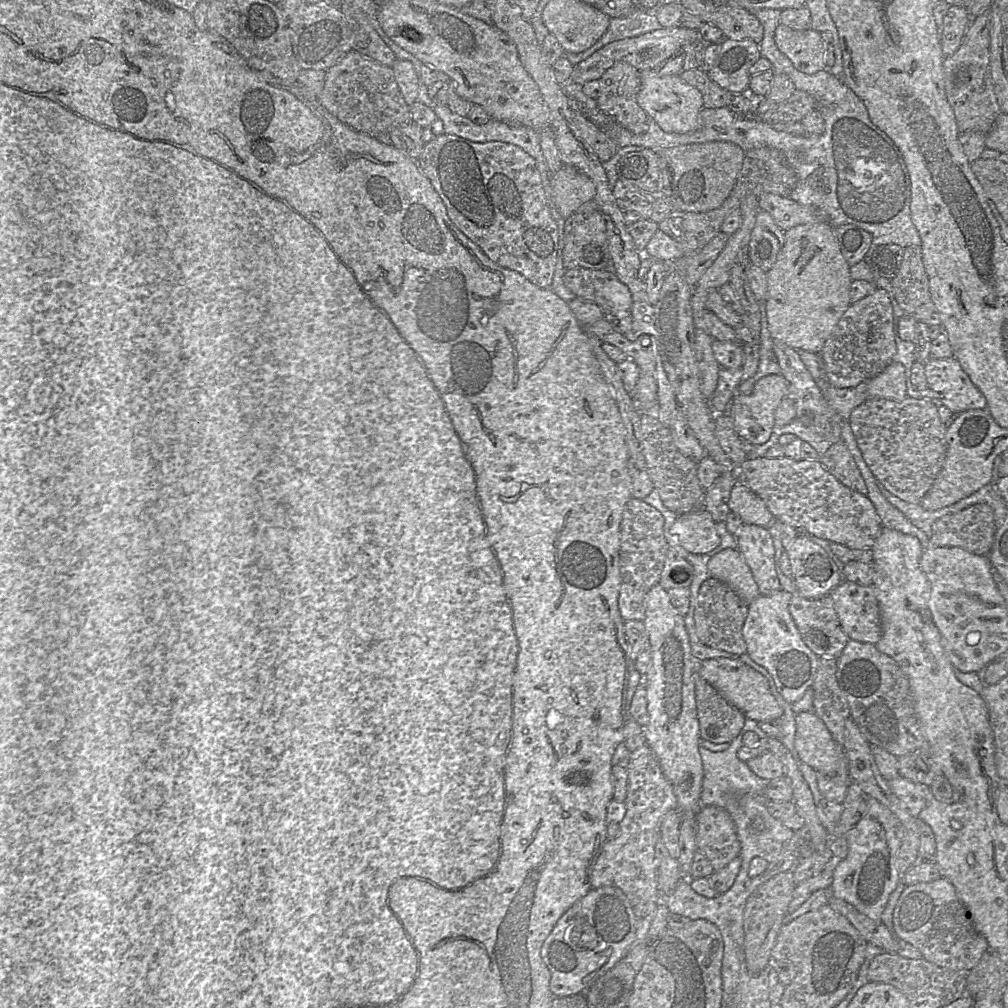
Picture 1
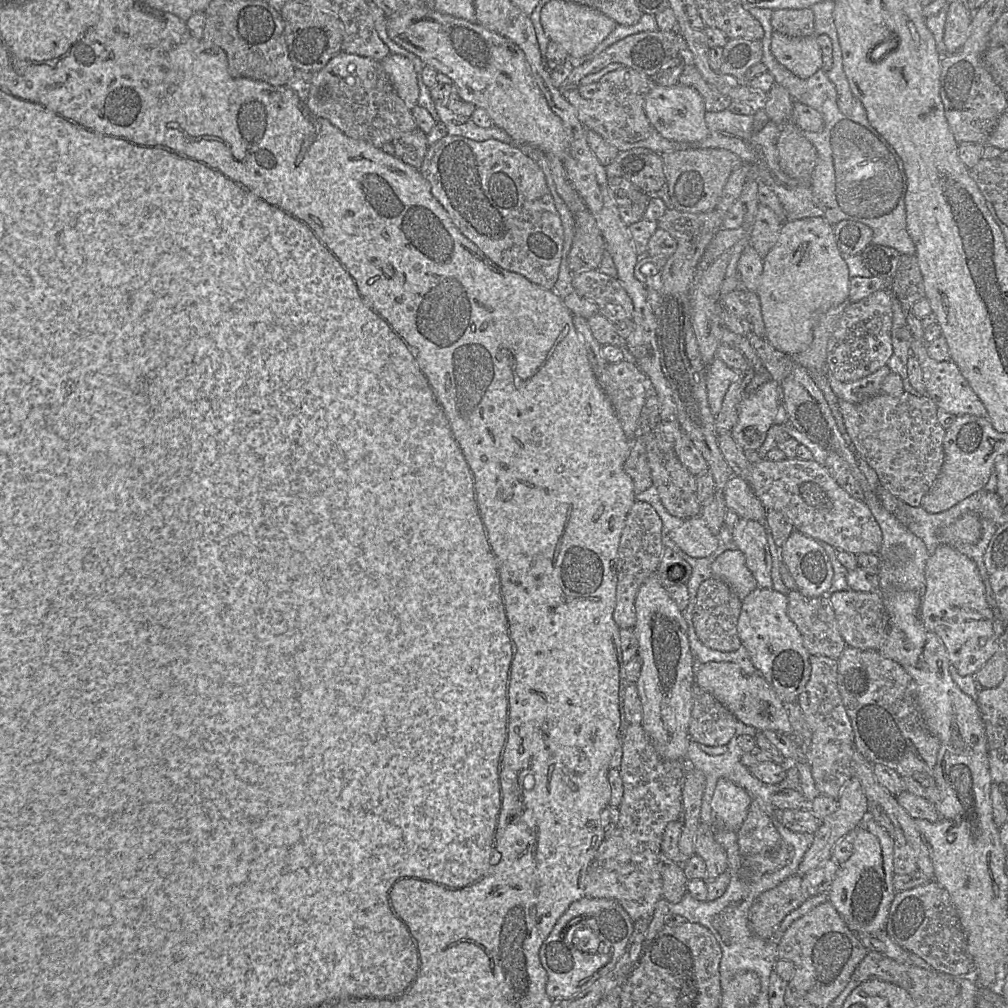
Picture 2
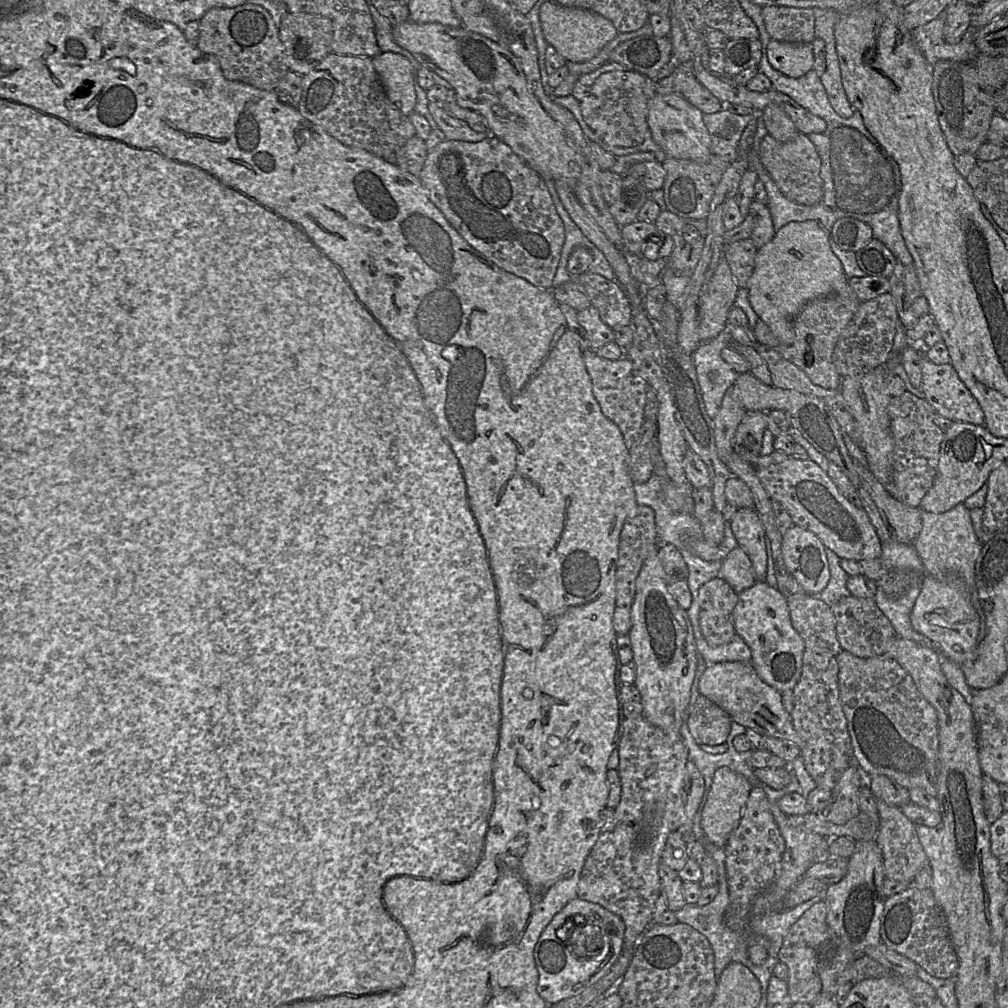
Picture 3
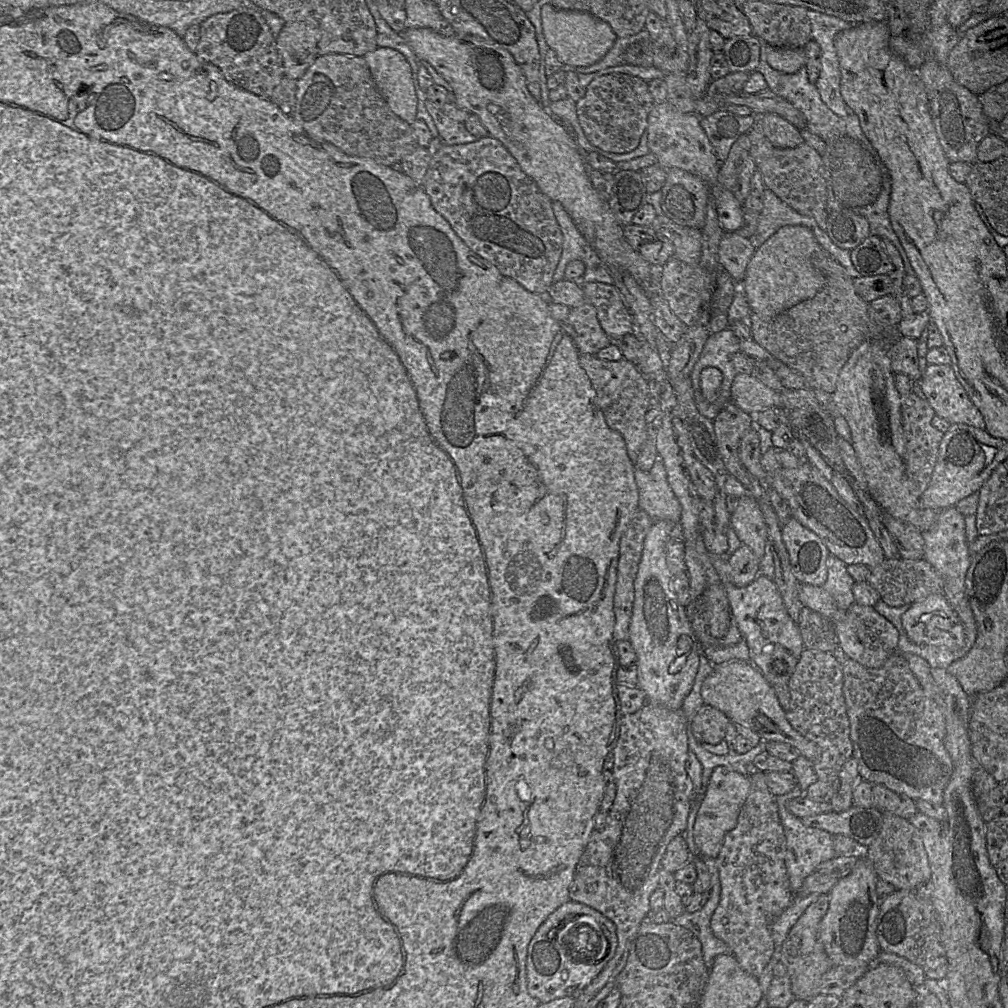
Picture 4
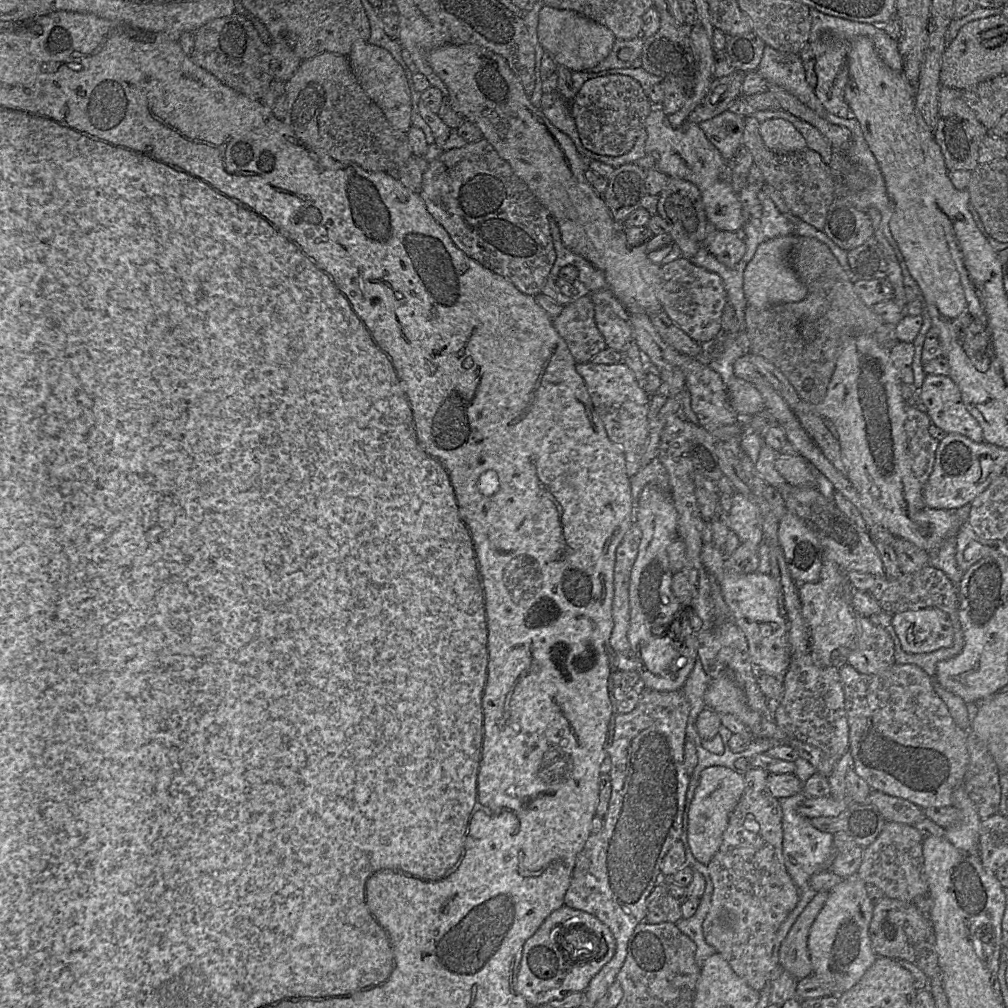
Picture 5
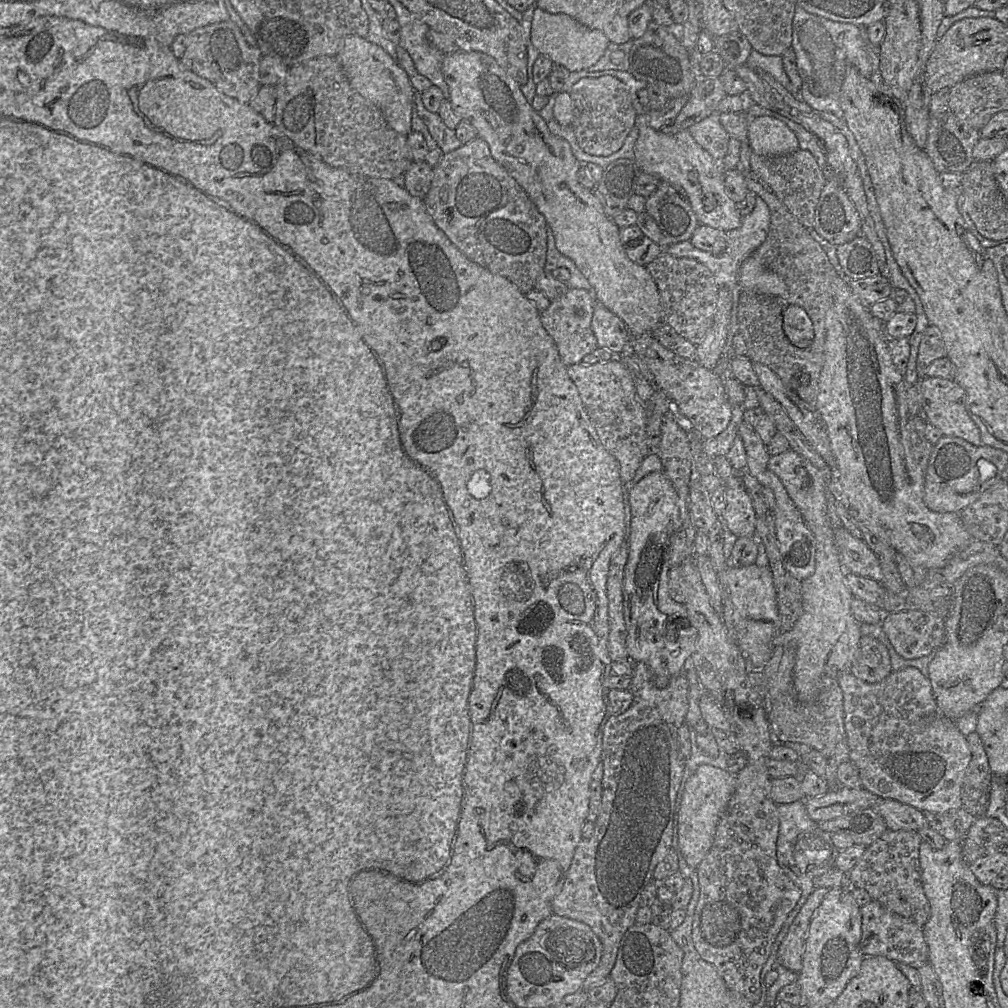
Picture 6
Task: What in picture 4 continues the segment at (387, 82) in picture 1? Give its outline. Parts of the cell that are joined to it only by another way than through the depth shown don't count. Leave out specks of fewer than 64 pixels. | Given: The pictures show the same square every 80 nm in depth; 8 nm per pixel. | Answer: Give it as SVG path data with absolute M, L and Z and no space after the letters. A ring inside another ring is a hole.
M336 53L318 56L297 80L296 103L291 117L310 138L331 143L349 156L371 159L385 166L399 164L417 146L412 126L390 110L363 57Z

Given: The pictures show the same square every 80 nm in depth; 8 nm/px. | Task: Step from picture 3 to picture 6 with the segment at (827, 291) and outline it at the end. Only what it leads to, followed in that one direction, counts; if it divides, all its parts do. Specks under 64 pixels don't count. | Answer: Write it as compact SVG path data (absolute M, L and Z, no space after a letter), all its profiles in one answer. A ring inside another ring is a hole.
M754 252L740 266L739 285L742 290L758 294L788 296L788 288L783 279L766 268Z

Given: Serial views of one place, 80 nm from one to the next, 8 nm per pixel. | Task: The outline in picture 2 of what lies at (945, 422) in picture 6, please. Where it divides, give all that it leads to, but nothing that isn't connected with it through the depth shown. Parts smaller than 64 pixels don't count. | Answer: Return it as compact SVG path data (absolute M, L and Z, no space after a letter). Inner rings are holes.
M914 341L911 345L911 353L918 359L922 369L926 395L931 398L939 409L955 416L970 414L987 417L985 406L963 377L958 366L952 360L935 361L928 355L926 345L927 343L924 341Z

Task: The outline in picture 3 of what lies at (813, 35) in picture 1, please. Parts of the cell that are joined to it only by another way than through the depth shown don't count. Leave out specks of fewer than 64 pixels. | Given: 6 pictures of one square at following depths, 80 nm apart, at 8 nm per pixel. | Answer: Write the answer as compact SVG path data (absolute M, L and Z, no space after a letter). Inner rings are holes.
M771 39L767 52L772 67L792 78L799 78L813 69L814 54L811 43Z

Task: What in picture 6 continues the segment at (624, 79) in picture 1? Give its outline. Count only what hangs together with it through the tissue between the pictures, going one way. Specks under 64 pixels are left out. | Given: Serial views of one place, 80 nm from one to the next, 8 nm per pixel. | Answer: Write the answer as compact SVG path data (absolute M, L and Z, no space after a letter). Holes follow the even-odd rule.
M614 76L585 77L573 85L570 96L573 101L572 128L582 150L594 156L609 156L617 152L634 128L638 116L628 87Z

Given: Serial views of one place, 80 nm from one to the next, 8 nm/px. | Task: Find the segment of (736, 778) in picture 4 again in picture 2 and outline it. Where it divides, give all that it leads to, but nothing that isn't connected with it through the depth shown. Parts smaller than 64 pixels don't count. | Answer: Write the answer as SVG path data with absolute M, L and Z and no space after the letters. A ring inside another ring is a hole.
M720 778L711 800L711 810L714 814L711 829L737 832L748 813L750 804L751 798L743 788L726 778Z

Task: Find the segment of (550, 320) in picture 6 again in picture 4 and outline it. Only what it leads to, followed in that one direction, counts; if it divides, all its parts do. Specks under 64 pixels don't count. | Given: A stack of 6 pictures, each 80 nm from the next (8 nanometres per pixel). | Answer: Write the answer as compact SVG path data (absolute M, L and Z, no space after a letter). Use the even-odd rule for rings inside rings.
M585 302L579 307L570 308L564 330L571 336L580 354L595 355L612 342L602 329L595 307Z

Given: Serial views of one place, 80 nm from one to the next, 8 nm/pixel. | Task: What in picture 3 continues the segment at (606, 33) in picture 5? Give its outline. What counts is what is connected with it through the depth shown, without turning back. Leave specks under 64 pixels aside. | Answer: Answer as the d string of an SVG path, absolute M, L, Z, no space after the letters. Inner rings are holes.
M555 1L542 4L540 22L548 44L567 62L582 63L591 60L618 34L613 23L602 15L583 8L562 6Z

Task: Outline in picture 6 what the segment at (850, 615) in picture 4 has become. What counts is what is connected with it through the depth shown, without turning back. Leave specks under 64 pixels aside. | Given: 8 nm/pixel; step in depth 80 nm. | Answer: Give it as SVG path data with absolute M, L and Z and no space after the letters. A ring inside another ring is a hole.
M862 636L851 672L865 682L878 683L884 680L891 671L888 648L872 636Z

